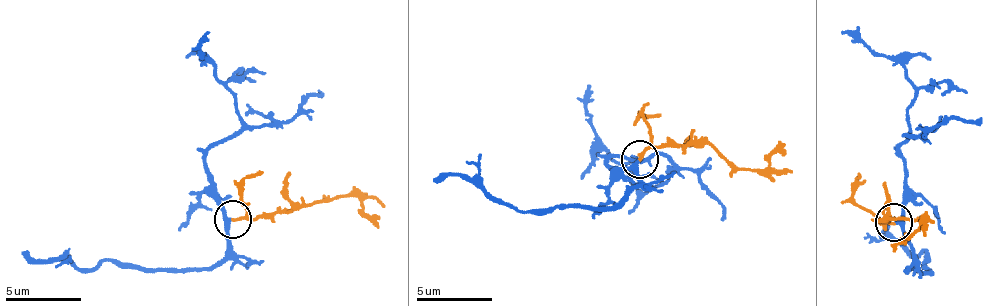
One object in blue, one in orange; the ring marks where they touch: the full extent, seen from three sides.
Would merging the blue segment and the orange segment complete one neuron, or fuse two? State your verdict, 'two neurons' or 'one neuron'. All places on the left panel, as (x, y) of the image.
one neuron

